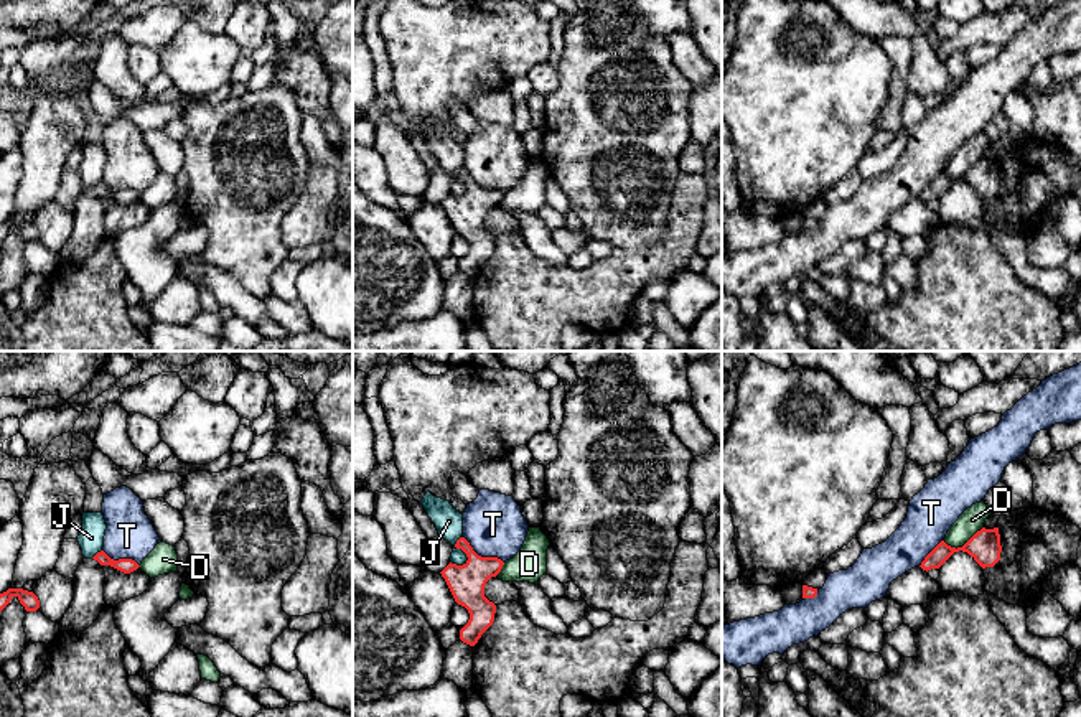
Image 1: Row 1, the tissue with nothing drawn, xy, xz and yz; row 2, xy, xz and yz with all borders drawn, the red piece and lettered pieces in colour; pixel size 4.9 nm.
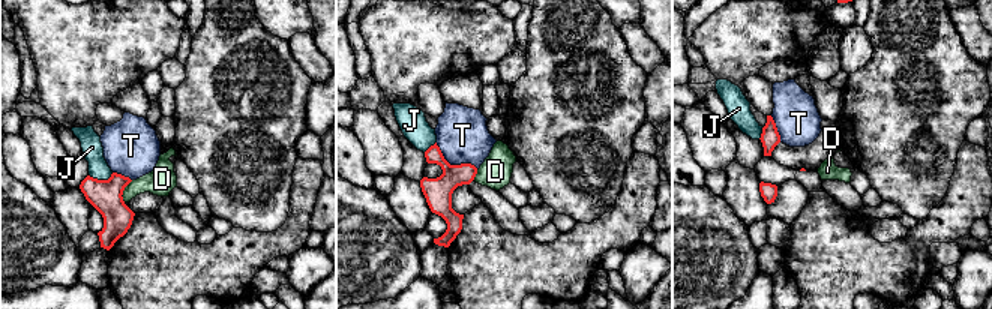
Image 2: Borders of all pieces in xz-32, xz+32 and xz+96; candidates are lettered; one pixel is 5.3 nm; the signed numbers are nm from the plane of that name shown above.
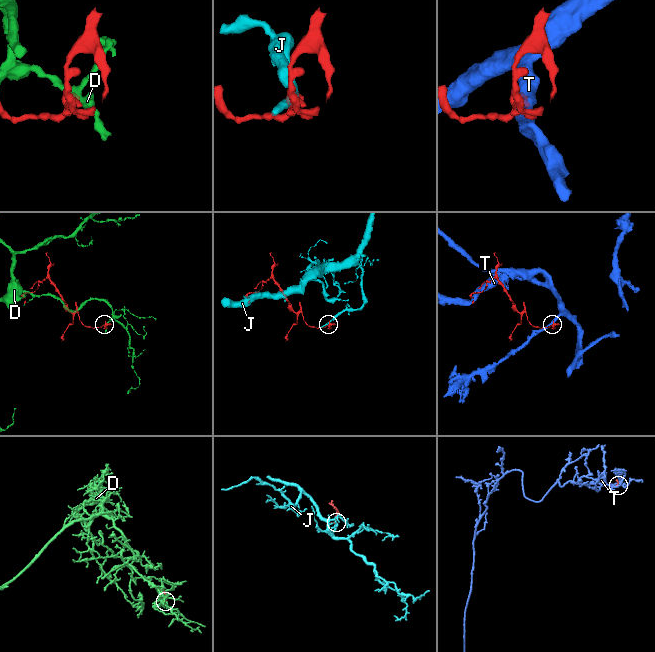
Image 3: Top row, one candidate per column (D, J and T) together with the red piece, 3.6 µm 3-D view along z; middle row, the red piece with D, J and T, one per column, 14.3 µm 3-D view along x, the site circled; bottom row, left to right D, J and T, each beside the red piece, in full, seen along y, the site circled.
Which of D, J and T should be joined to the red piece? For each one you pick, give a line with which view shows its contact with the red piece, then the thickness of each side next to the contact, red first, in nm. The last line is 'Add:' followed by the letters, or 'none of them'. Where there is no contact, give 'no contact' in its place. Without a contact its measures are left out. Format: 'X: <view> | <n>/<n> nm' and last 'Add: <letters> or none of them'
Add: none of them

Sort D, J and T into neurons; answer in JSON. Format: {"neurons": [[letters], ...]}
{"neurons": [["D"], ["J"], ["T"]]}

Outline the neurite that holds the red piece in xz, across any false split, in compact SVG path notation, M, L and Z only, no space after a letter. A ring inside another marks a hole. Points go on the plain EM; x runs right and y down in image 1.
M460 168L455 178L461 180L468 191L463 196L450 193L440 204L455 232L470 244L468 254L460 260L460 270L475 277L493 255L496 244L496 236L484 227L484 216L501 203L504 193L478 186L465 168Z

